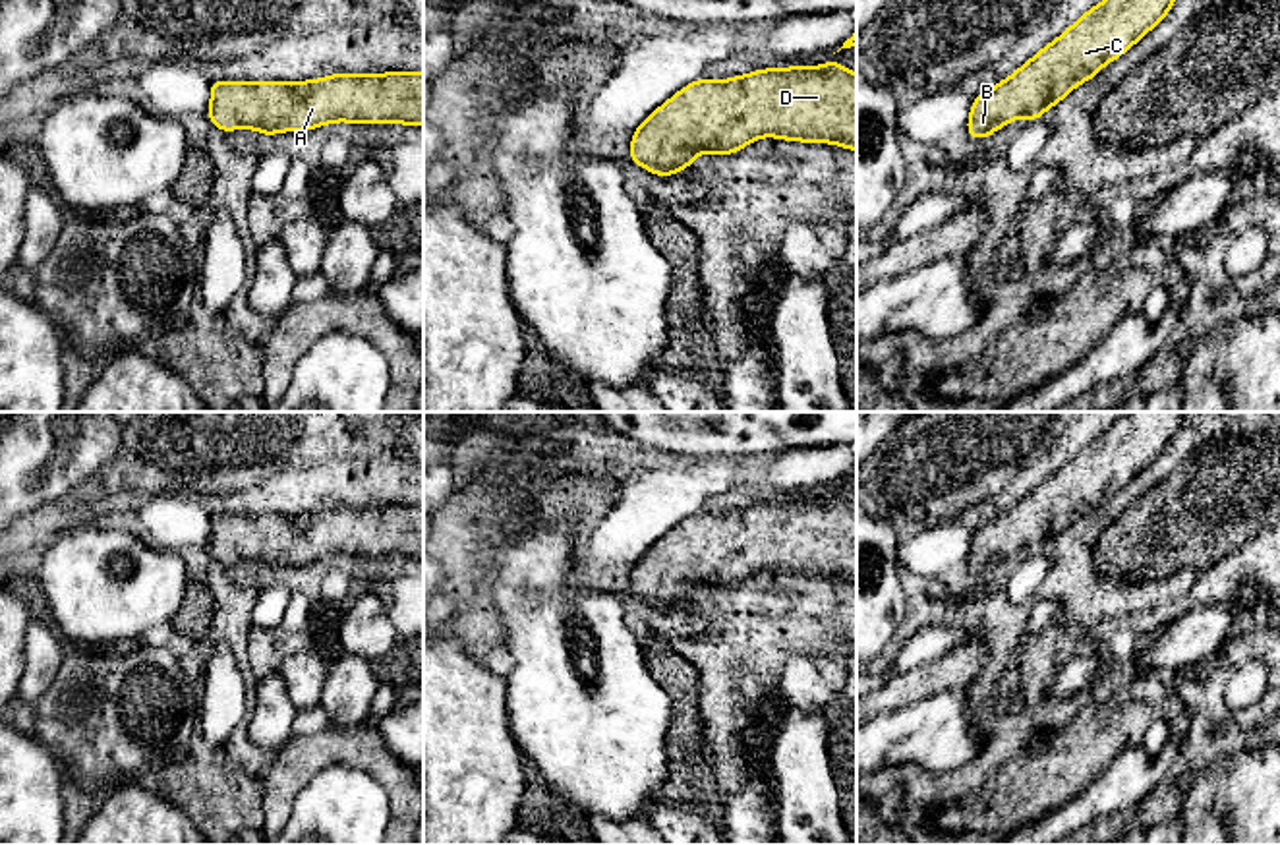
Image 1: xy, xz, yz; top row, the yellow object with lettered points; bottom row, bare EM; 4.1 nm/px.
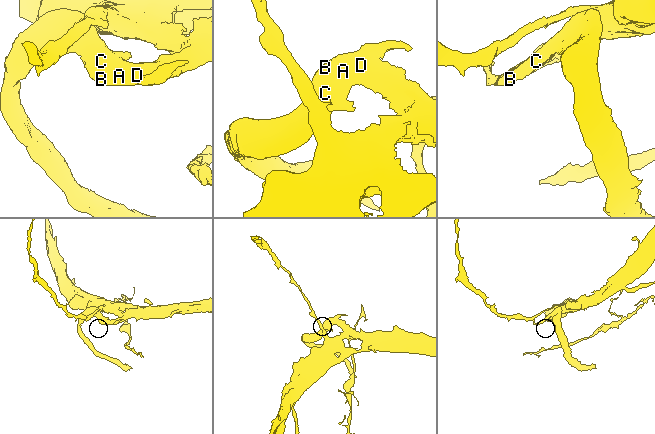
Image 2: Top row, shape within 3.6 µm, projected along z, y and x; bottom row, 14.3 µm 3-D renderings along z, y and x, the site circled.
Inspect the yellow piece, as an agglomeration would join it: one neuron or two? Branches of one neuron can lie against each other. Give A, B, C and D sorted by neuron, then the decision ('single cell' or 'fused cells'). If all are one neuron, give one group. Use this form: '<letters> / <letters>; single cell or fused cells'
A B C D; single cell

